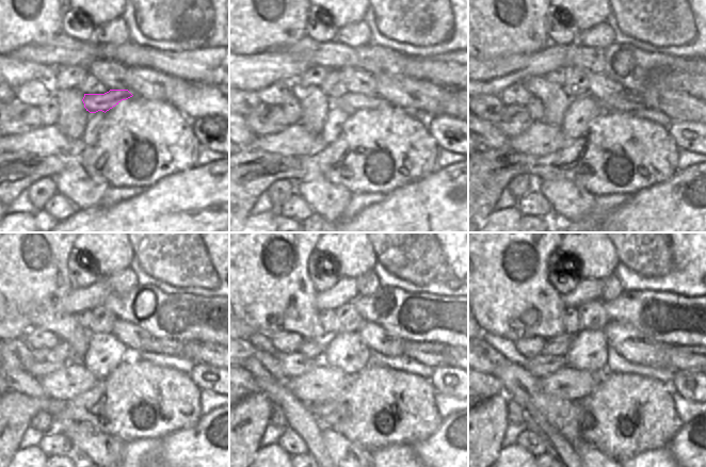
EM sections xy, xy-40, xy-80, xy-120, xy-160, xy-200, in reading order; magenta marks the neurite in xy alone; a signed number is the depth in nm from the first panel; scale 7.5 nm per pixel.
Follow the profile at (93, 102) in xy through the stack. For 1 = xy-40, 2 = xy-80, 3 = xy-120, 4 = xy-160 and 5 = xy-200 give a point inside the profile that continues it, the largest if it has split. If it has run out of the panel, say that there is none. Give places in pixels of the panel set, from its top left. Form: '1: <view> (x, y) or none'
1: xy-40 (350, 102)
2: xy-80 (629, 102)
3: xy-120 (167, 347)
4: xy-160 (431, 354)
5: xy-200 (674, 356)

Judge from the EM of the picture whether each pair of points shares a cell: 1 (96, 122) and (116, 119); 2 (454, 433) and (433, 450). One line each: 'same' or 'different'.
1: different
2: same

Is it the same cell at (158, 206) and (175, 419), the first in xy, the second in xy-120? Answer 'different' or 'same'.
different

